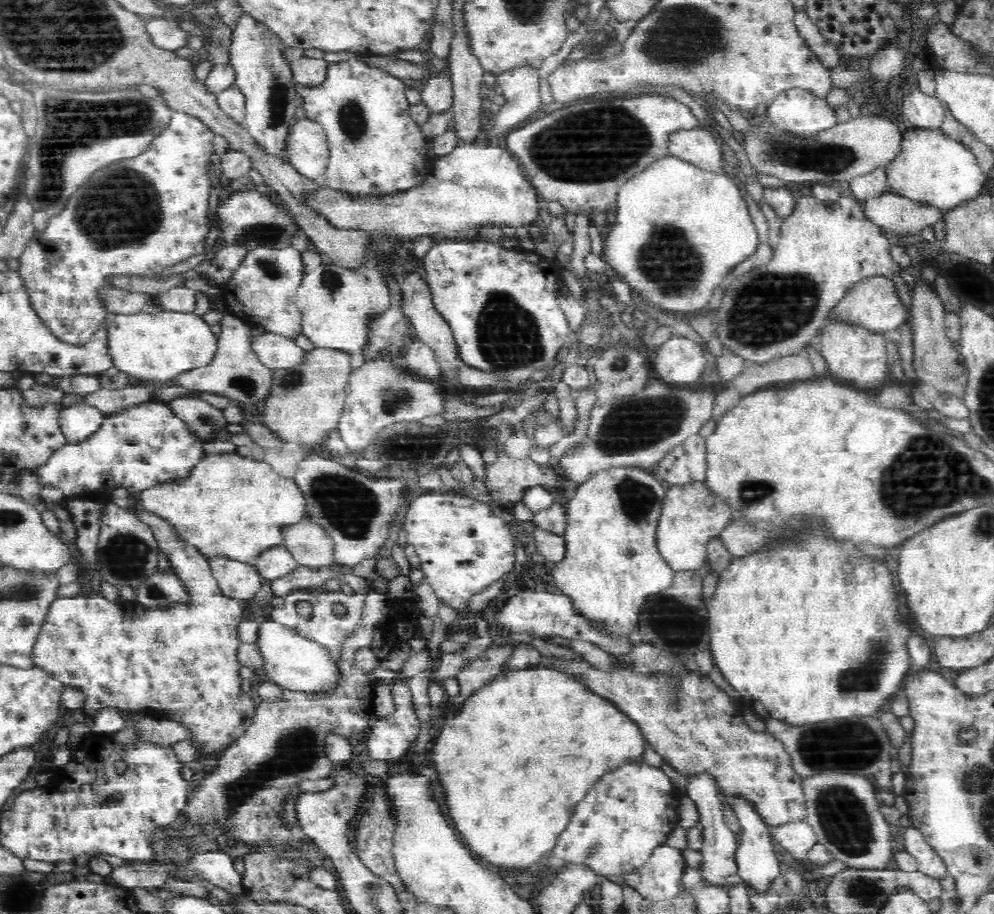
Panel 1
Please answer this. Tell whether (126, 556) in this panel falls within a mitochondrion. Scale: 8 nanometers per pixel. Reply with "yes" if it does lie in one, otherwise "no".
yes

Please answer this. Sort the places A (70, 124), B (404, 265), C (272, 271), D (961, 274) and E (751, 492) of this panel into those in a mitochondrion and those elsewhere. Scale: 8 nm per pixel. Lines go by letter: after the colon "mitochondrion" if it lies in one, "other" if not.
A: mitochondrion
B: other
C: mitochondrion
D: mitochondrion
E: mitochondrion

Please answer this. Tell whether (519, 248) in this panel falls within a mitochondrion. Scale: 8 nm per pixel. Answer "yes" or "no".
no

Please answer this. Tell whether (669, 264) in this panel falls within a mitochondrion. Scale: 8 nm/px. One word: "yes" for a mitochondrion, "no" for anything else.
yes

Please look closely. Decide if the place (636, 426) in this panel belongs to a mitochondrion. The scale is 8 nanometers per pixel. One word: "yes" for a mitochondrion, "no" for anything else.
yes

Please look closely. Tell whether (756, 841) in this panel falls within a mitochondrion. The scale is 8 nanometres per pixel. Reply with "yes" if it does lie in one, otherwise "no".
no

